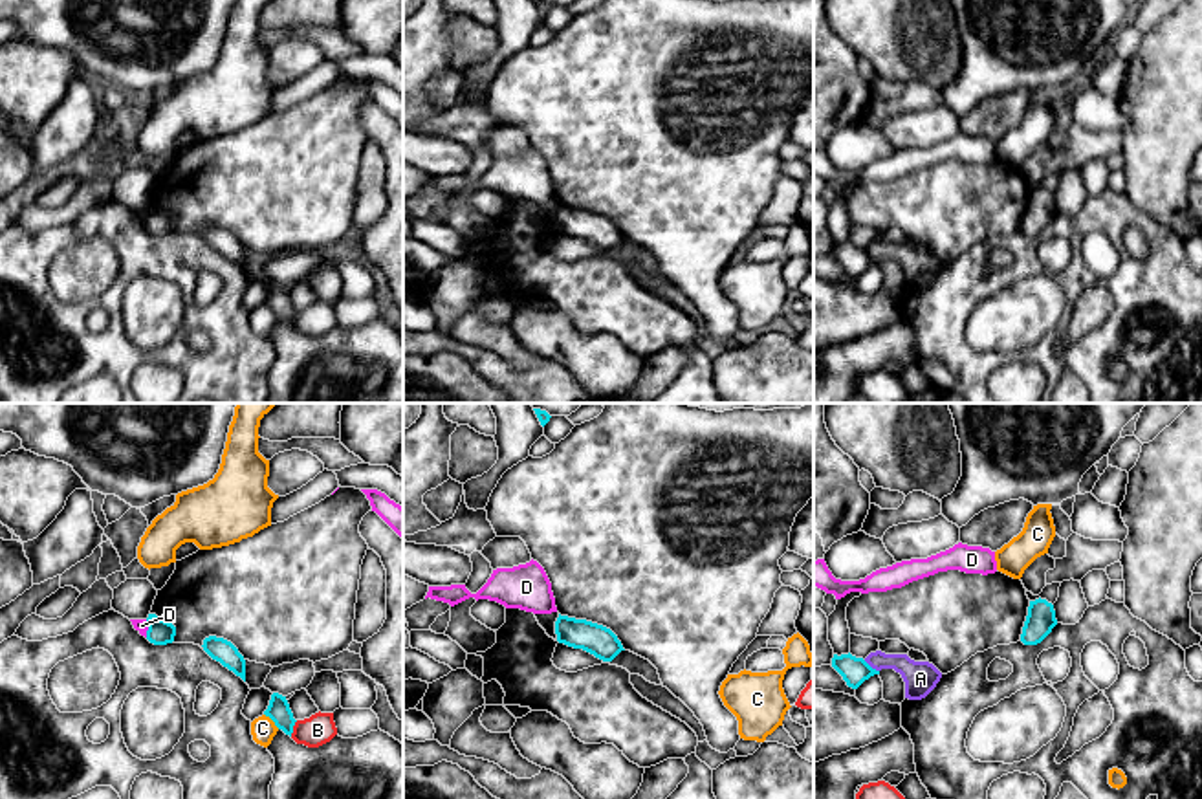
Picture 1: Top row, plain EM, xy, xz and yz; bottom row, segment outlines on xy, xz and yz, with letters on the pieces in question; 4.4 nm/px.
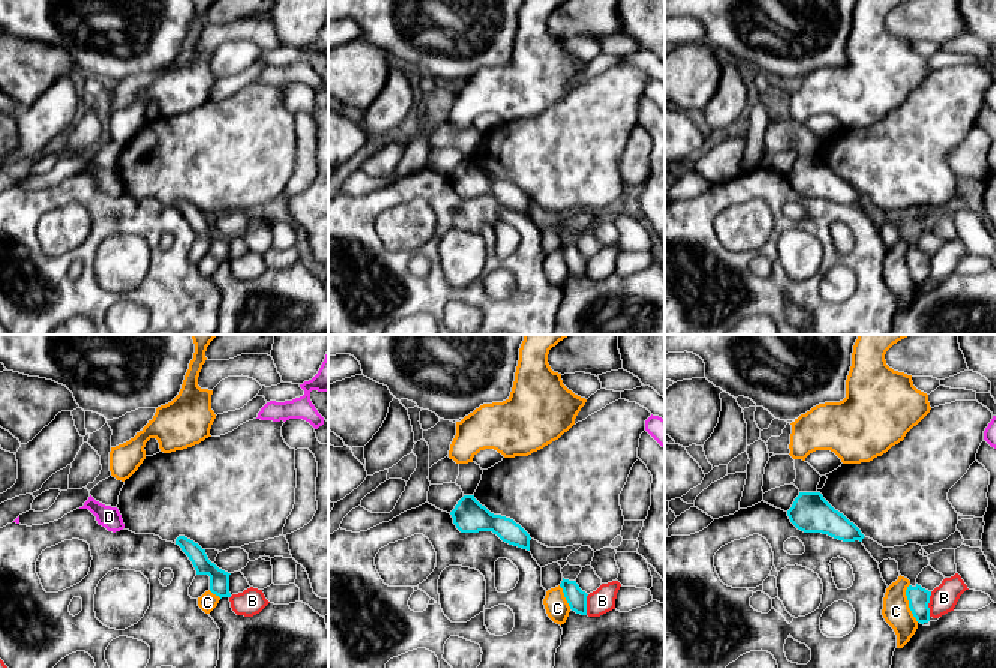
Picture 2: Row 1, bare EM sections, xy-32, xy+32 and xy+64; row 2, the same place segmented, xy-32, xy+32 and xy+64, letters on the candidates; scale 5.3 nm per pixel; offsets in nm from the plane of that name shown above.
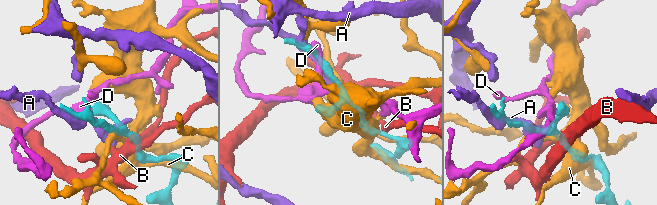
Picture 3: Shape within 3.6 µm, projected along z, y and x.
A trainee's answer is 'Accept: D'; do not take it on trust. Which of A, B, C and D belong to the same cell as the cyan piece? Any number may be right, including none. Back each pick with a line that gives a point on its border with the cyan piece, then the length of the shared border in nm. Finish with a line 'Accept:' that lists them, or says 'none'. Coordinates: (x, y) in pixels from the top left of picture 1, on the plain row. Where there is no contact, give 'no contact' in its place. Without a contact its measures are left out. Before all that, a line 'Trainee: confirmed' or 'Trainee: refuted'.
Trainee: refuted
Accept: none

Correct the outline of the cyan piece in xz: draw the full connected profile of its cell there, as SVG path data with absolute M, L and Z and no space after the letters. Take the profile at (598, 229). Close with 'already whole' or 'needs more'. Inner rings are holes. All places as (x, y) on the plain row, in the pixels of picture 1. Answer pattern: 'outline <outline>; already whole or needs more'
outline M559 203L555 224L559 233L583 238L603 251L612 251L621 240L625 240L610 218L586 209Z; already whole

